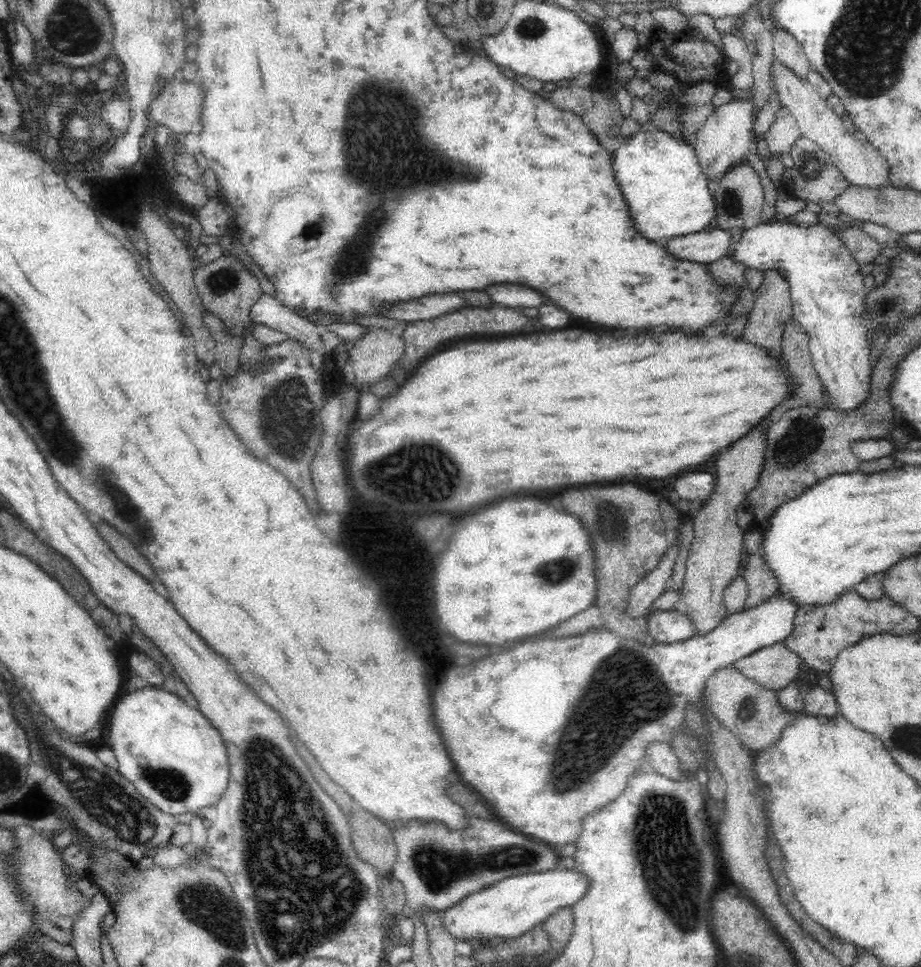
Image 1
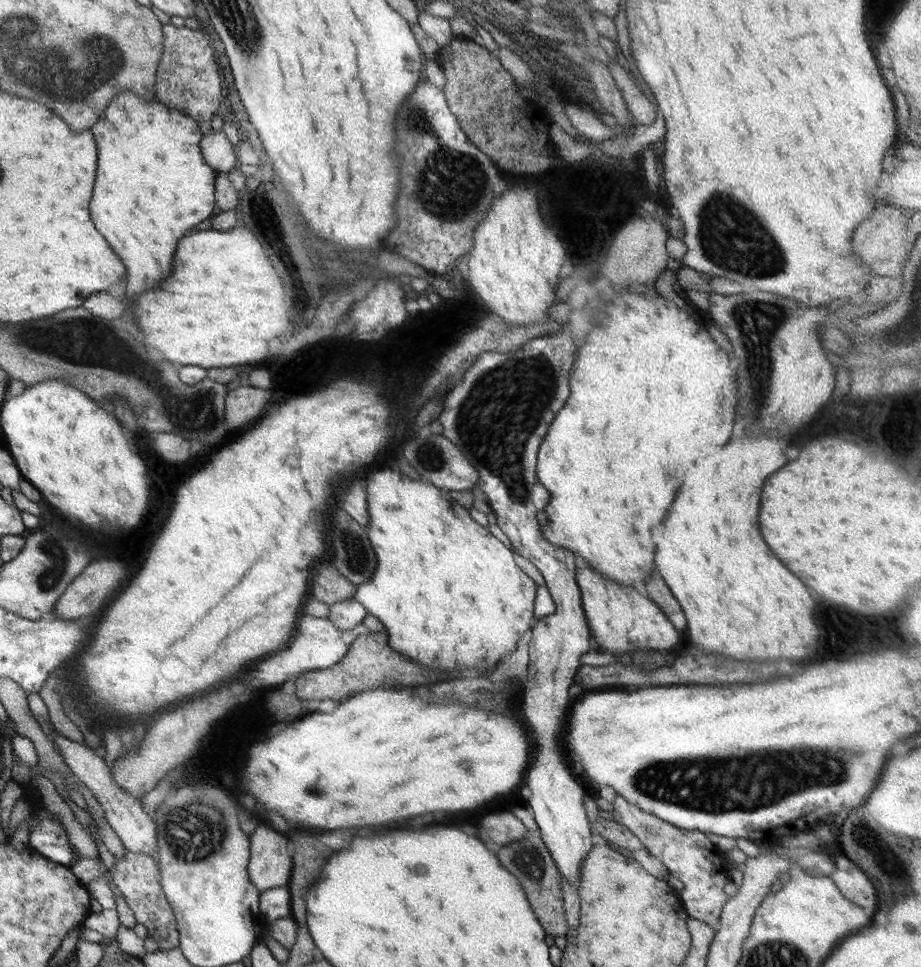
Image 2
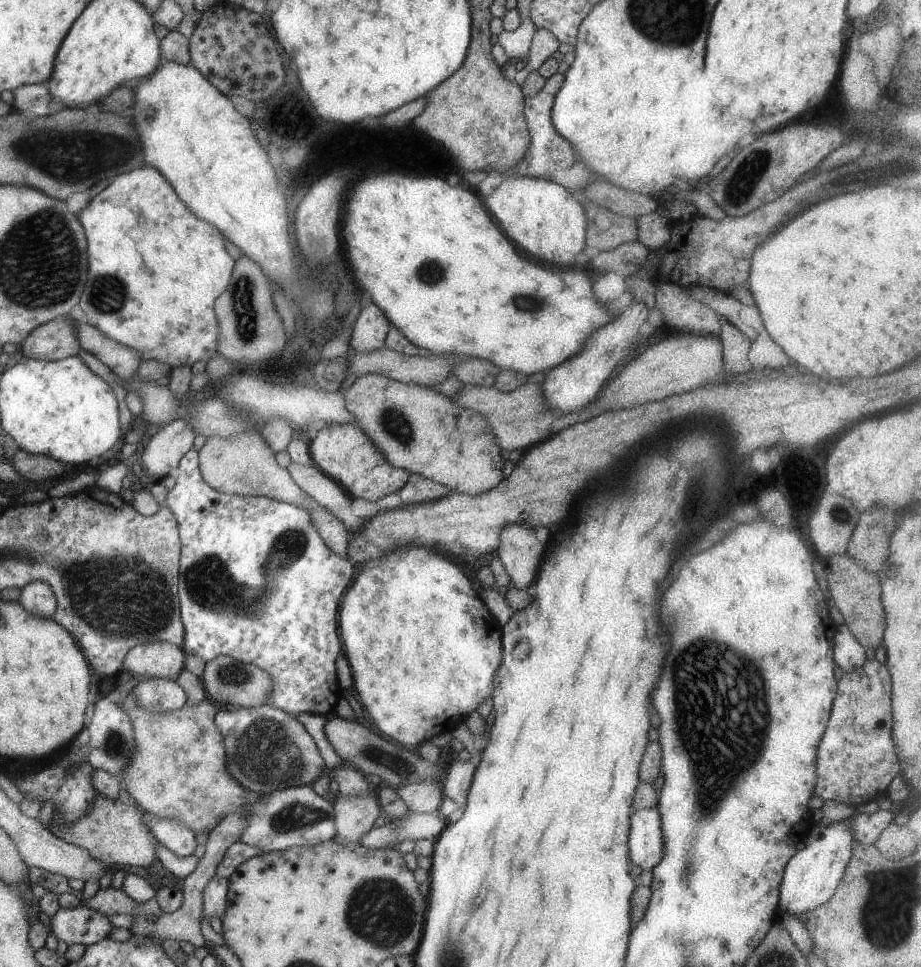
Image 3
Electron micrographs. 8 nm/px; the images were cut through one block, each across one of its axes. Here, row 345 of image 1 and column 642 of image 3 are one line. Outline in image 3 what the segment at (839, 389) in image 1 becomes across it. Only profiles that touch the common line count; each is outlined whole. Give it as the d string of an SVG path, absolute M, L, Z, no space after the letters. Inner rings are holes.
M656 807L639 809L629 816L629 860L641 869L653 868L663 854L661 821Z

